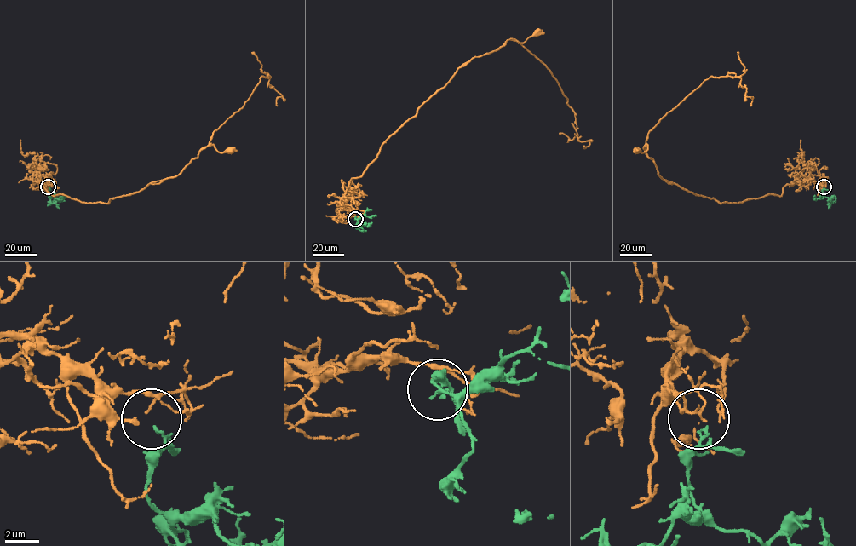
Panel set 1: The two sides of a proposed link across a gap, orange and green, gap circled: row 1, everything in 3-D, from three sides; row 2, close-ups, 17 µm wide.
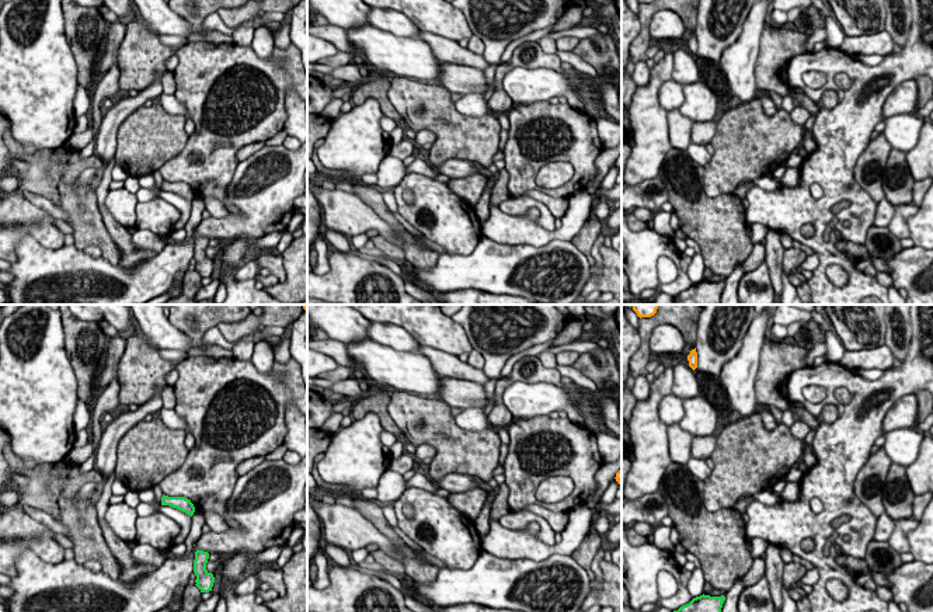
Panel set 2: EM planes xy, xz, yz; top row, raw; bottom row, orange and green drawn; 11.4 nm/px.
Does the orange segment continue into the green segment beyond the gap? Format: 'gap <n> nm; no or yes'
gap 2550 nm; no

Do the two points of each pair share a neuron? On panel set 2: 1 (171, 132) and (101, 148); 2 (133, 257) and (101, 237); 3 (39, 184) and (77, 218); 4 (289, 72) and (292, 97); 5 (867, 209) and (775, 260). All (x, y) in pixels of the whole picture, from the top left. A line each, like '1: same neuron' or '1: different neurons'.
1: different neurons
2: different neurons
3: same neuron
4: different neurons
5: different neurons

